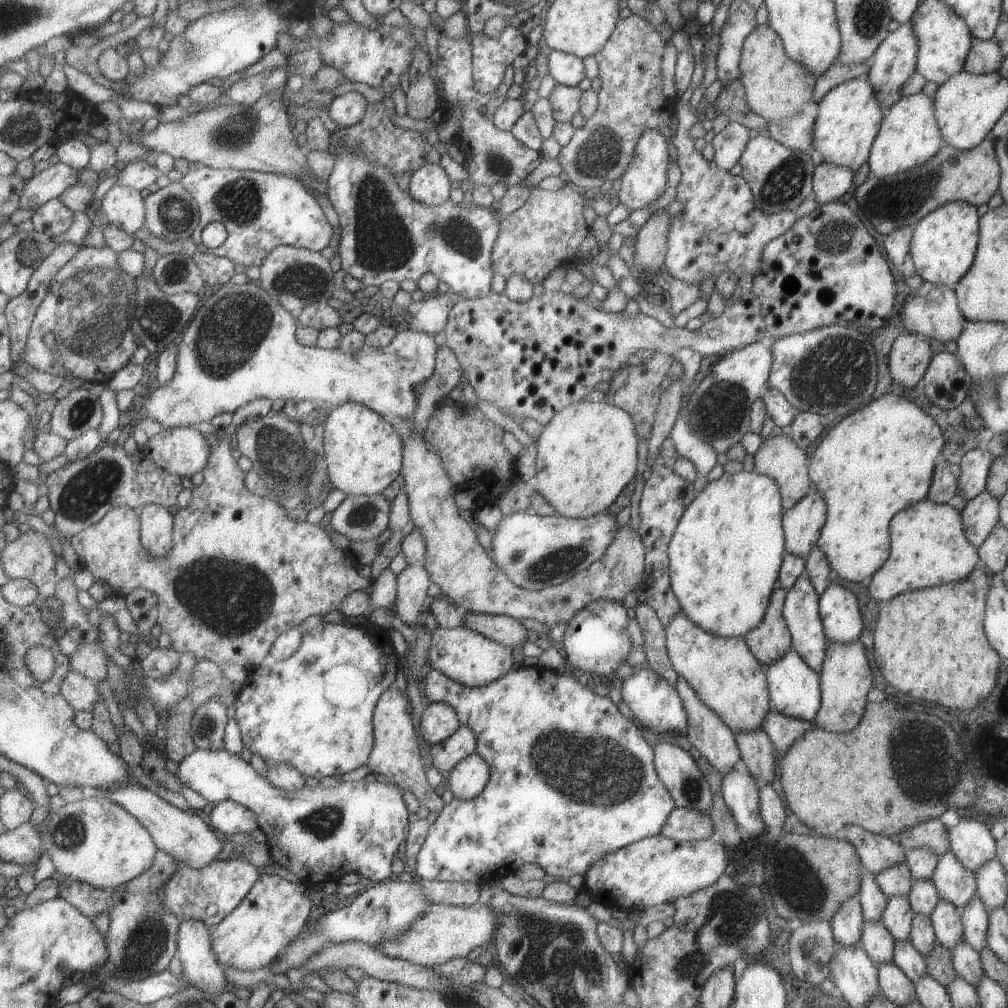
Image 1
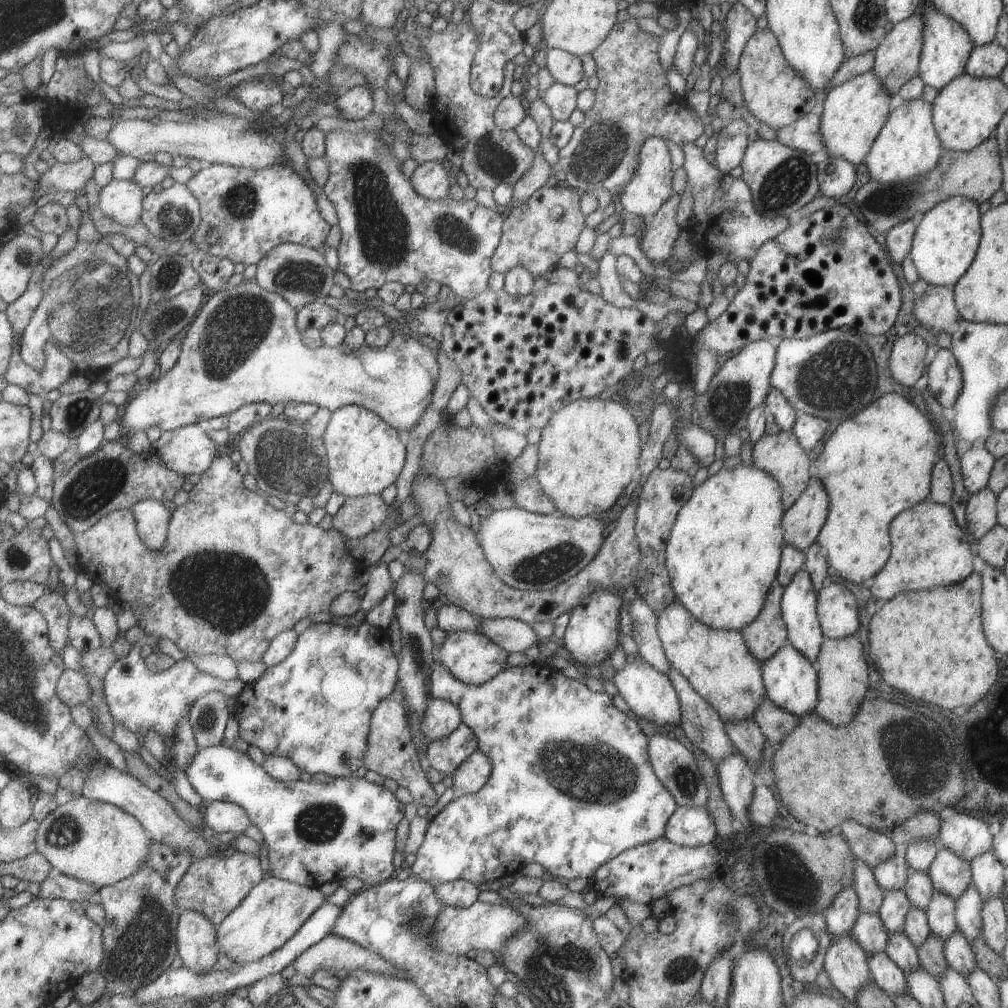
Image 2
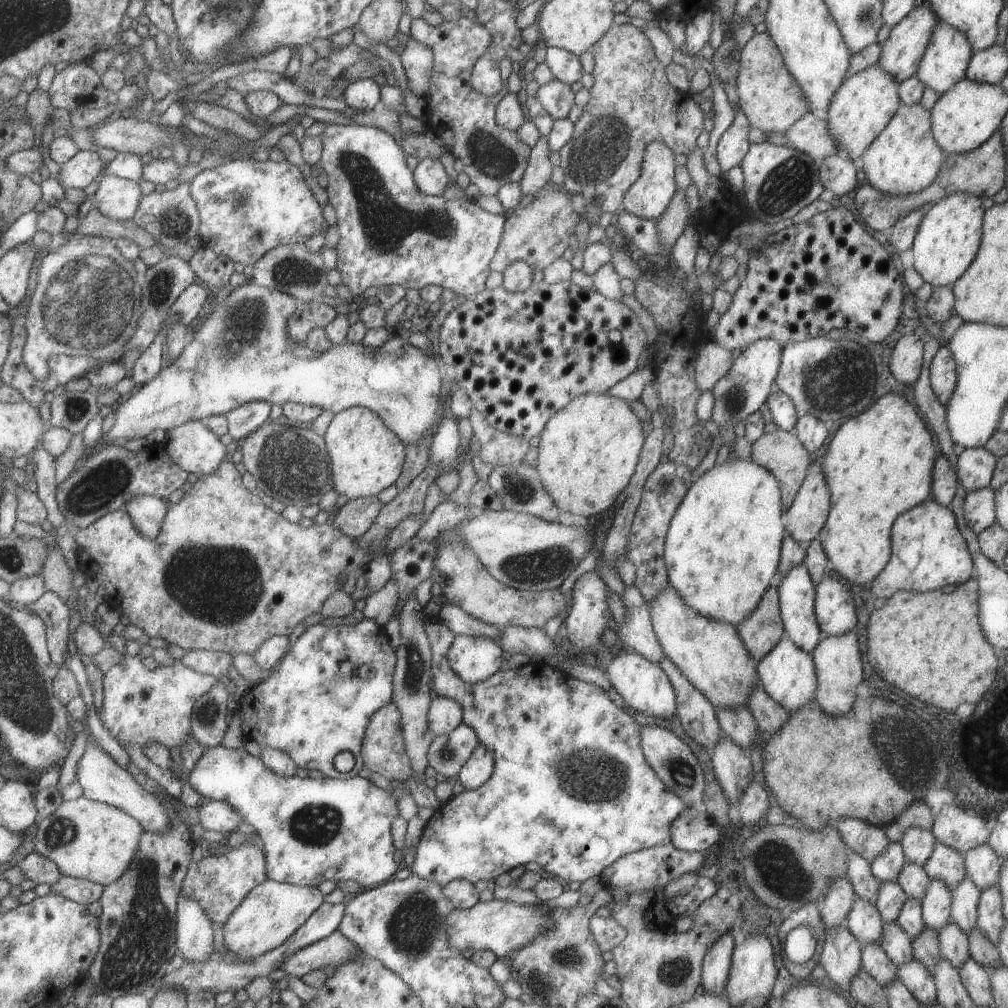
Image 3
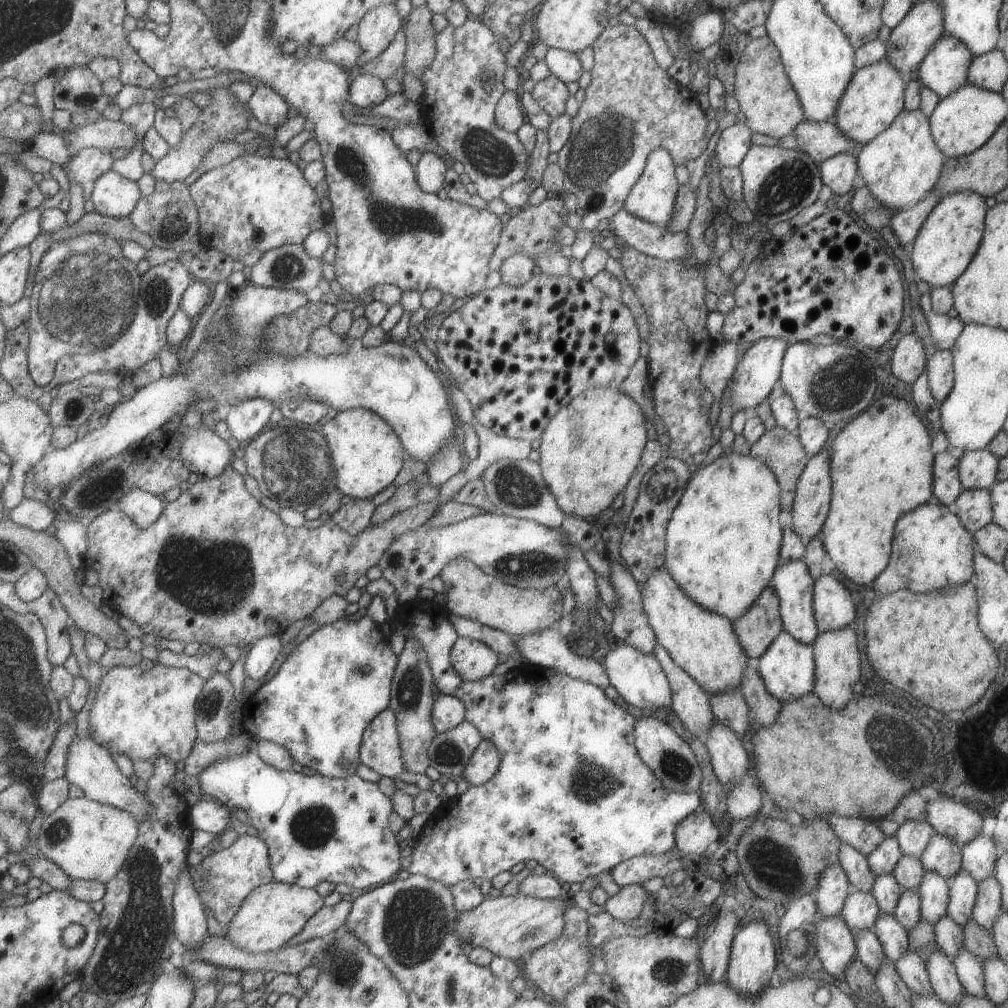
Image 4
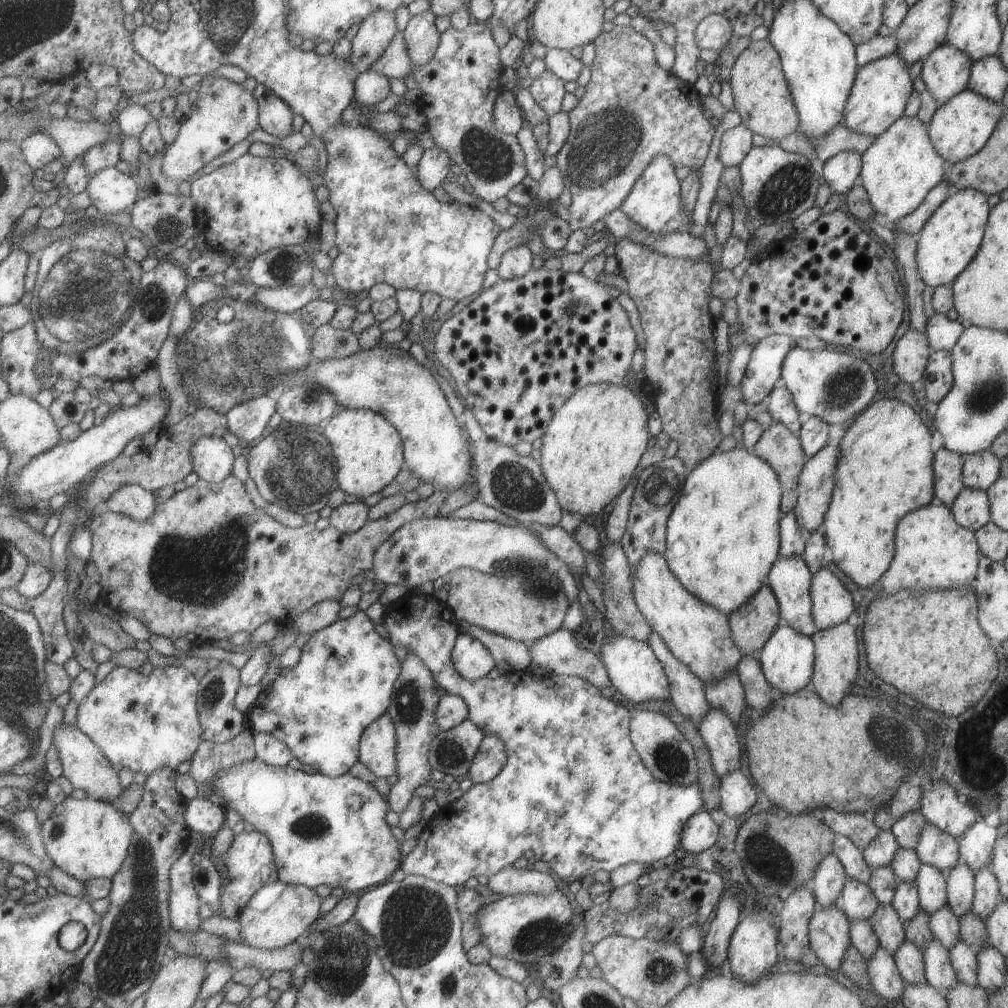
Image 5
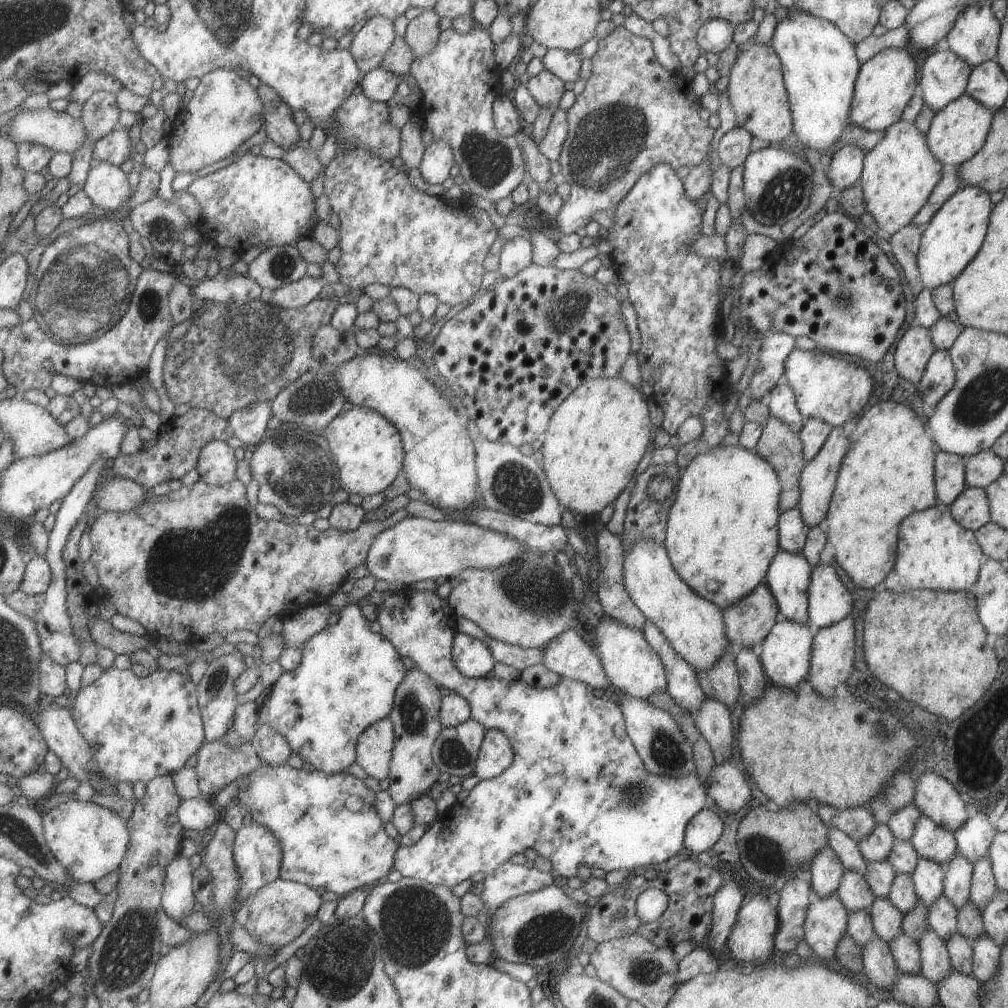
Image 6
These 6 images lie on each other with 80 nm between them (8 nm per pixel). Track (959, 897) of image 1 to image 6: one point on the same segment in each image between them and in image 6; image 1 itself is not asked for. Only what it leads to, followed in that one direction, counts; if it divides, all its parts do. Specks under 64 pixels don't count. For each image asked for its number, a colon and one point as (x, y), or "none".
2: (951, 875)
3: (946, 865)
4: (942, 856)
5: (936, 848)
6: (931, 842)

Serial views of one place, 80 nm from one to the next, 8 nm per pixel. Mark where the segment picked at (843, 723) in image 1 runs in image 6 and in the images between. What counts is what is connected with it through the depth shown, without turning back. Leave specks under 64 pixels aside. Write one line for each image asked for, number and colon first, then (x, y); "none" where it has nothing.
2: (841, 670)
3: (836, 659)
4: (836, 662)
5: (835, 648)
6: (831, 662)

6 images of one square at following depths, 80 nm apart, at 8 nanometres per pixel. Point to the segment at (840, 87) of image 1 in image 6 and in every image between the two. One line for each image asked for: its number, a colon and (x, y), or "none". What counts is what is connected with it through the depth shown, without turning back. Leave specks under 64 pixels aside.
2: (853, 113)
3: (863, 103)
4: (873, 96)
5: (877, 97)
6: (884, 84)

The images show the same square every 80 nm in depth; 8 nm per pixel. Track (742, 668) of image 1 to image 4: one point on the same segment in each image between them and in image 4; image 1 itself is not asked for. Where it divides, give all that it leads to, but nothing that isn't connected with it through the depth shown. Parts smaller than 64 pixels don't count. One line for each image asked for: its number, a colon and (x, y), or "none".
2: (717, 664)
3: (710, 654)
4: (703, 644)

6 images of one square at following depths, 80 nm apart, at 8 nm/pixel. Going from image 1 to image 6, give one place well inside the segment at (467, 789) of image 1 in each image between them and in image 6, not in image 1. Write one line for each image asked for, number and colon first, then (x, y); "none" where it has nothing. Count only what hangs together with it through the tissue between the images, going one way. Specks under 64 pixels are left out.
2: (471, 774)
3: (478, 767)
4: (483, 763)
5: (489, 757)
6: (494, 755)

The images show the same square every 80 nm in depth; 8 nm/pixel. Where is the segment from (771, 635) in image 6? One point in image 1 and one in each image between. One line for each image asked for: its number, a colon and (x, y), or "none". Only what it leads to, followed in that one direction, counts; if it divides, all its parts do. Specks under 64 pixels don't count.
1: (794, 689)
2: (790, 680)
3: (787, 674)
4: (786, 668)
5: (786, 659)

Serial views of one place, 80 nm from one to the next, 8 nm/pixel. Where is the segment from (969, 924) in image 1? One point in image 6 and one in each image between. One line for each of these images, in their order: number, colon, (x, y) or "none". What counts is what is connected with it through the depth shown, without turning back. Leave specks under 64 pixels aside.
2: (967, 914)
3: (965, 896)
4: (962, 890)
5: (960, 879)
6: (956, 882)

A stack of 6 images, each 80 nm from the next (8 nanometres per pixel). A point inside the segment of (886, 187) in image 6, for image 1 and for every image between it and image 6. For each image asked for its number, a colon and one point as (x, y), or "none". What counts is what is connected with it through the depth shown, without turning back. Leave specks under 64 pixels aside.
1: (908, 134)
2: (907, 145)
3: (903, 158)
4: (900, 165)
5: (898, 168)

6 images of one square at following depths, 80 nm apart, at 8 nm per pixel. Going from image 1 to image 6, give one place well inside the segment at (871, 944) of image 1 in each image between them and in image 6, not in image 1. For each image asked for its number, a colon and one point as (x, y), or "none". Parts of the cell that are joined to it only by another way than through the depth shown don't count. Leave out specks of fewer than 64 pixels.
2: (868, 930)
3: (863, 921)
4: (860, 910)
5: (857, 902)
6: (853, 892)

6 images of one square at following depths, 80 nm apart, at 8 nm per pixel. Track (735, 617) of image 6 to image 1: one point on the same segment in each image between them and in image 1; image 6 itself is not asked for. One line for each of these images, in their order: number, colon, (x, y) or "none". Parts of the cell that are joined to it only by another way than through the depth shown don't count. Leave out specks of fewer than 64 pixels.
1: (770, 639)
2: (766, 633)
3: (763, 628)
4: (755, 629)
5: (751, 625)

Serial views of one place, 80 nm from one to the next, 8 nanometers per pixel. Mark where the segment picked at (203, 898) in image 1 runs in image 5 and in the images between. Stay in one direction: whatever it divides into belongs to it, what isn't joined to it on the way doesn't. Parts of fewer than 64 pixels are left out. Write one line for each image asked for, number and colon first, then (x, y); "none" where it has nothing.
2: (215, 887)
3: (220, 884)
4: (225, 879)
5: (250, 862)

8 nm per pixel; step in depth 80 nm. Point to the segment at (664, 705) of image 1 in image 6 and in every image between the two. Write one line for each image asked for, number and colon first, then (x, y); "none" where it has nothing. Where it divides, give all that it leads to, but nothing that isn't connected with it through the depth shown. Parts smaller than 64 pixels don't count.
2: (649, 695)
3: (644, 687)
4: (638, 678)
5: (636, 675)
6: (631, 665)

